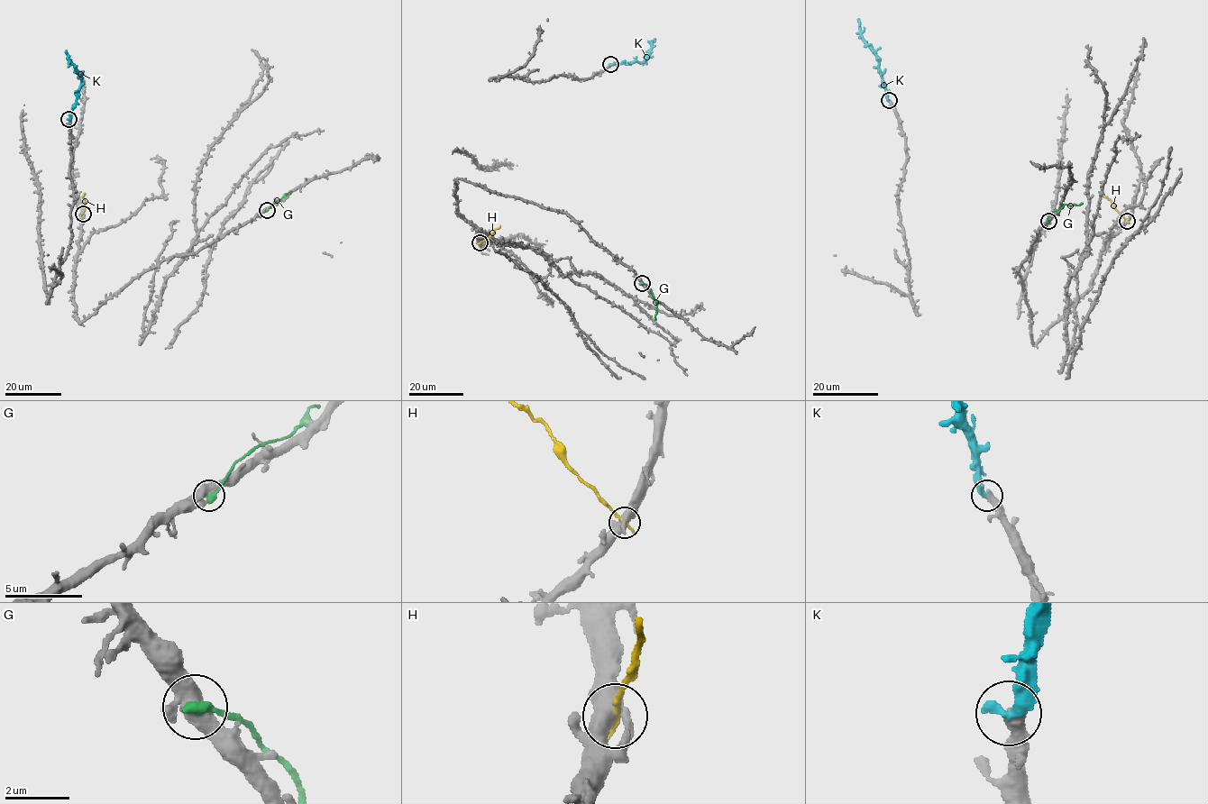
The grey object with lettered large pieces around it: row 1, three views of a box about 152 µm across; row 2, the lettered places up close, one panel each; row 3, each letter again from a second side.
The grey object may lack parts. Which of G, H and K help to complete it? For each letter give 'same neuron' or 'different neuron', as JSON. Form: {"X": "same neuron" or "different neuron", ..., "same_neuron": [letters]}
{"G": "different neuron", "H": "different neuron", "K": "same neuron", "same_neuron": ["K"]}

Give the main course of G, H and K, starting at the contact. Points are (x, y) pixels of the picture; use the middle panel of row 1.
G: (642, 283), (650, 288), (657, 304), (655, 320)
H: (479, 242), (500, 225)
K: (610, 64), (645, 60), (656, 39)

